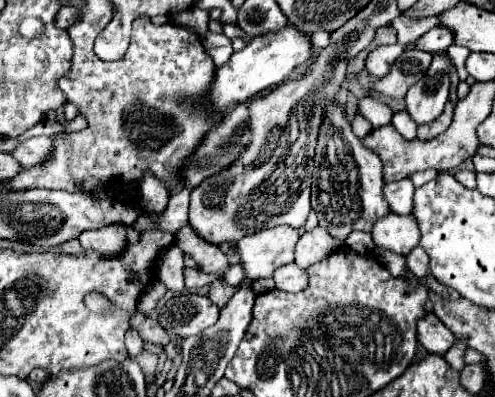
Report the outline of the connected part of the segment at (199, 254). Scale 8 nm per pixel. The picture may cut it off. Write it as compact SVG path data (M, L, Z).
M189 226L181 228L176 235L176 243L181 246L185 254L189 254L197 262L199 270L203 272L215 272L219 276L225 274L229 268L227 256L219 250L219 246L205 242L203 238L195 236Z

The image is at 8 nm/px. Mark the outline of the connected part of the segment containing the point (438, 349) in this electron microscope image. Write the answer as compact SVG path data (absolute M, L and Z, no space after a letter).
M429 312L427 318L419 320L417 340L427 348L427 352L439 356L445 356L447 350L455 344L453 332L433 312Z

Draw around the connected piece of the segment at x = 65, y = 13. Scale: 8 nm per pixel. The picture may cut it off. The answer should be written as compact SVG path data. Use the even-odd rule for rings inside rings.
M63 6L55 16L55 26L65 30L65 28L69 28L69 24L75 22L75 18L77 18L77 8L75 6Z

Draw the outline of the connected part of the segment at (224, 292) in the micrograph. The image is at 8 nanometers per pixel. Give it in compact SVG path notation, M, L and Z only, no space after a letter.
M215 280L215 282L211 282L211 286L209 286L209 300L211 300L217 308L223 308L223 306L227 306L227 302L231 300L233 292L235 292L235 286L225 284L223 280Z

